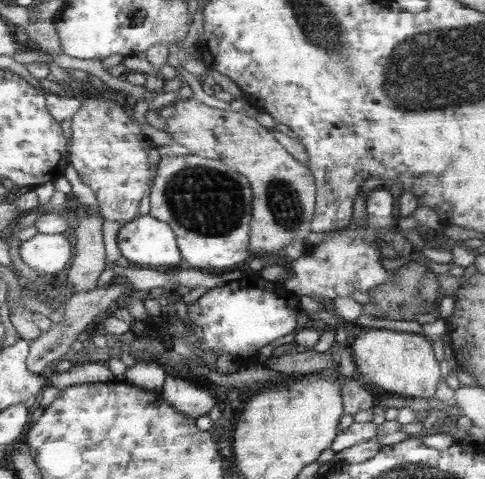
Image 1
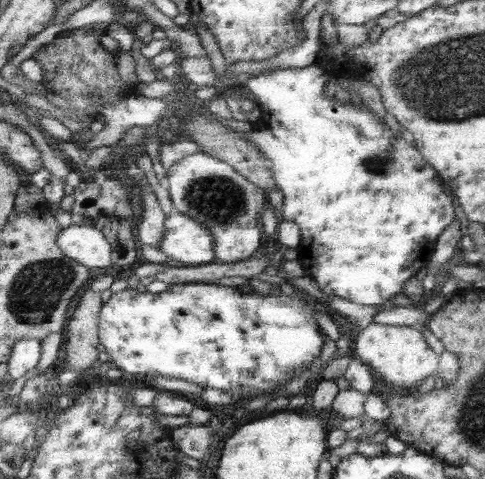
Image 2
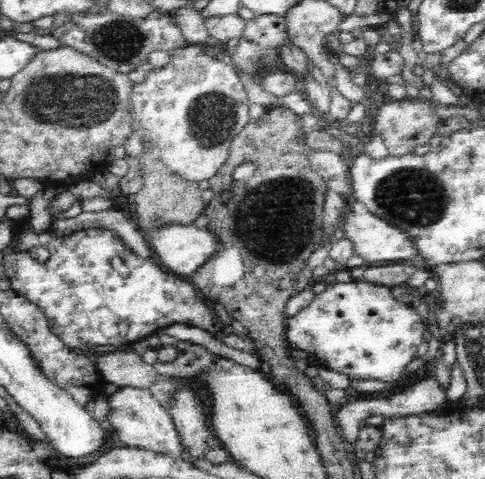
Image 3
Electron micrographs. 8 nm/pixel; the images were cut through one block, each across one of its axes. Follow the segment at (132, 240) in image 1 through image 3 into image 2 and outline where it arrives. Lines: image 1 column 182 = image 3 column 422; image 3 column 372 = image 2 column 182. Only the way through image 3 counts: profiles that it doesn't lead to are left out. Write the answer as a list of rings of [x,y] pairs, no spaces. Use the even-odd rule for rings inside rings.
[[[179,212],[169,214],[165,222],[161,252],[171,258],[173,264],[217,264],[215,236],[211,234],[211,228]]]

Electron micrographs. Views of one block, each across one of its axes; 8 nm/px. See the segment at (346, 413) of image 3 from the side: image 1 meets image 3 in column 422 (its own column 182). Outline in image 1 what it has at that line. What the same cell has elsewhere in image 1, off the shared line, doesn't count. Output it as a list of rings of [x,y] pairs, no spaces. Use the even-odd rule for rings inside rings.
[[[177,376],[167,378],[161,394],[165,396],[167,402],[177,406],[177,410],[181,410],[183,414],[187,414],[191,418],[207,416],[217,406],[217,400],[211,390],[195,386],[193,382],[181,380]]]

